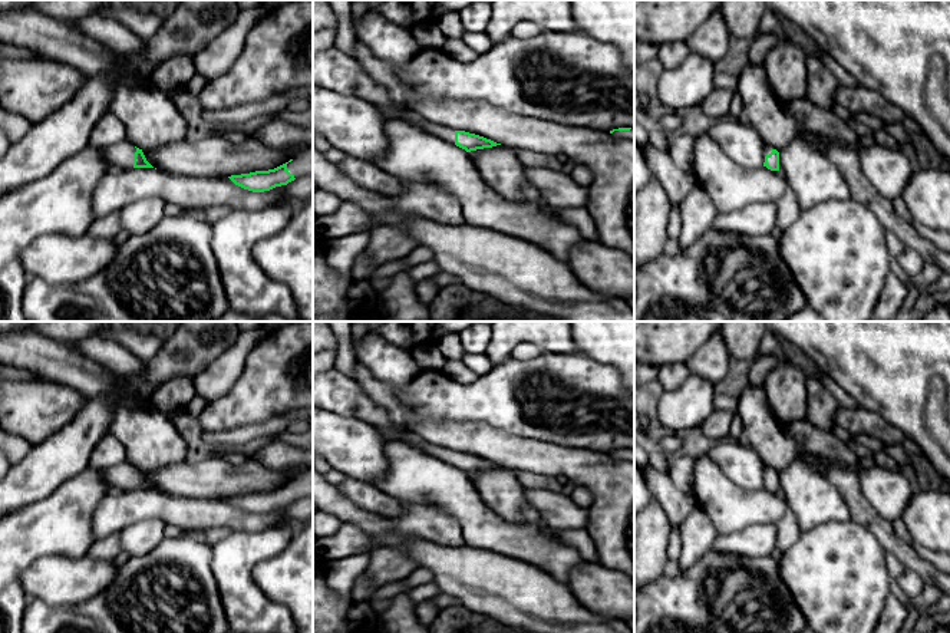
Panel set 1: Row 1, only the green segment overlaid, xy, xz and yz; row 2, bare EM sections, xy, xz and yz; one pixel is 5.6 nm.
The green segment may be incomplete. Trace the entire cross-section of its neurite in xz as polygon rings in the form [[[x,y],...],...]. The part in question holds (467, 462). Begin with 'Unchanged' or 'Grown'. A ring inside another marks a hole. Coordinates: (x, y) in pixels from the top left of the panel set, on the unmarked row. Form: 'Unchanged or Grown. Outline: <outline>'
Grown. Outline: [[[334,367],[313,375],[313,406],[343,418],[363,421],[385,438],[403,441],[466,474],[501,466],[475,455],[429,444],[413,432],[399,428],[389,419],[387,411],[376,405],[356,380]]]

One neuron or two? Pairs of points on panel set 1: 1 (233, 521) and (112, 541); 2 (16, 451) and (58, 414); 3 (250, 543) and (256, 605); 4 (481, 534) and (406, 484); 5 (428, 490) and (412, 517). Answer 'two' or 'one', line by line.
1: two
2: one
3: one
4: one
5: two

